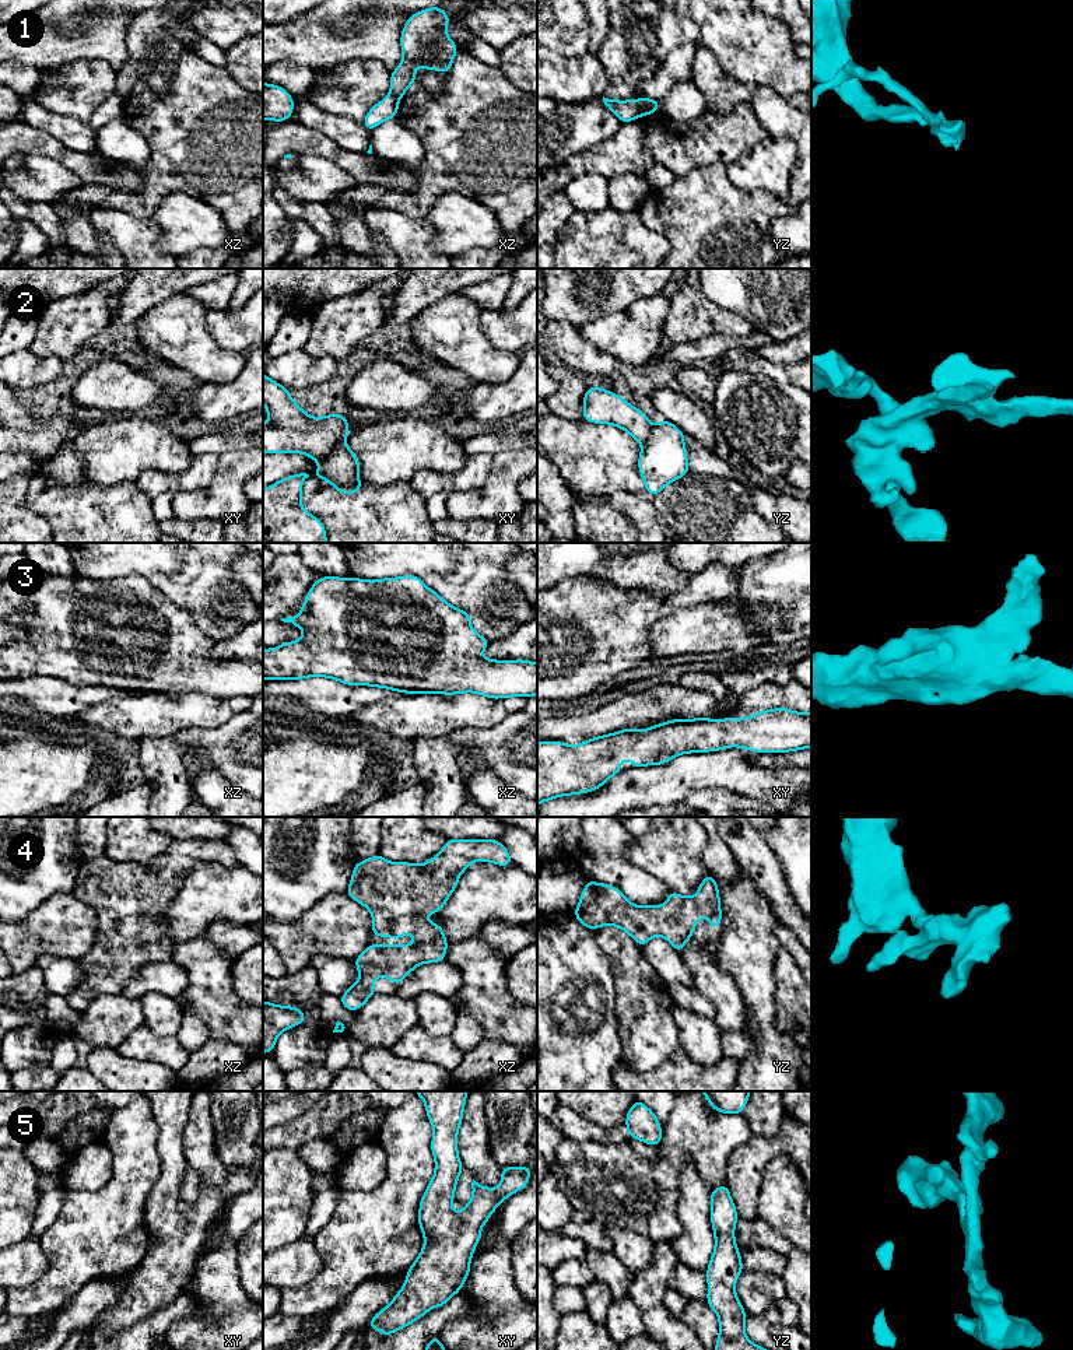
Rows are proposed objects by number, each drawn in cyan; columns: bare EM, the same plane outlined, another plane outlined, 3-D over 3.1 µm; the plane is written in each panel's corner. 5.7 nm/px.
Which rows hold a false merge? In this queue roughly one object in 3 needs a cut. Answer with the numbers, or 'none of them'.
1, 2

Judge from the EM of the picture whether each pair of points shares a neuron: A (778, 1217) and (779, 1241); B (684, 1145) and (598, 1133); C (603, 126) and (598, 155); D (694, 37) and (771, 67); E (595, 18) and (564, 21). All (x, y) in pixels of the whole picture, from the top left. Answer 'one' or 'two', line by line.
A: two
B: two
C: two
D: two
E: two

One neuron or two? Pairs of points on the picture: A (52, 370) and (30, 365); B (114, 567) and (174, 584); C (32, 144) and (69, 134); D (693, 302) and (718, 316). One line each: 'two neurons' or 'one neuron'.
A: one neuron
B: one neuron
C: two neurons
D: one neuron

